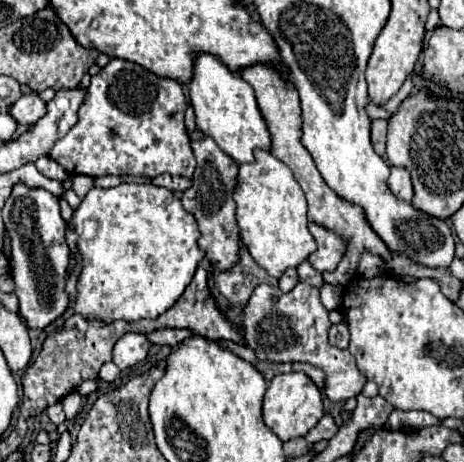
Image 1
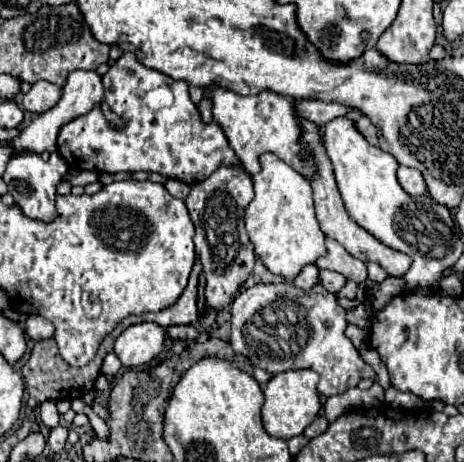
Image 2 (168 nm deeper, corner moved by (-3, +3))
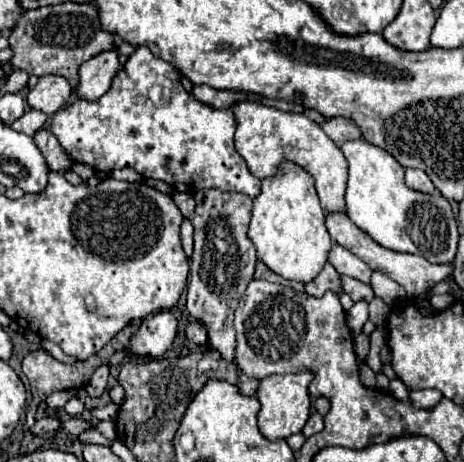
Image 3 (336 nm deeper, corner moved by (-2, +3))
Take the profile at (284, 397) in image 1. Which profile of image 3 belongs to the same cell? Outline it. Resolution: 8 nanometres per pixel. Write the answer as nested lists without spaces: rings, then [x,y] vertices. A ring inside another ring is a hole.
[[[311,372],[299,374],[273,374],[261,380],[257,388],[257,400],[261,402],[259,410],[259,430],[269,440],[289,438],[291,434],[301,432],[309,414],[311,414],[311,398],[309,398],[309,384],[313,380]]]

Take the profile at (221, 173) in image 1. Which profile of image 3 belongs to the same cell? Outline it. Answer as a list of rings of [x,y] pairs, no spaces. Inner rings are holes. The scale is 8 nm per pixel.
[[[199,190],[193,194],[195,212],[191,216],[195,228],[195,250],[191,258],[191,278],[187,292],[187,310],[193,318],[203,322],[209,332],[209,344],[221,352],[223,358],[233,360],[235,356],[235,328],[233,312],[235,306],[253,280],[255,272],[255,246],[247,238],[247,226],[251,218],[253,198],[237,192],[221,190]]]

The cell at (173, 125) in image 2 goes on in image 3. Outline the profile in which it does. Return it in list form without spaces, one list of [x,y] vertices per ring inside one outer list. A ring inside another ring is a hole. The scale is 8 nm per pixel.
[[[137,46],[135,52],[129,56],[125,66],[115,74],[111,88],[103,94],[97,102],[83,102],[75,100],[67,108],[61,108],[53,122],[51,132],[57,136],[63,150],[69,154],[73,162],[97,166],[97,170],[109,172],[115,168],[133,168],[141,176],[163,180],[179,192],[193,194],[201,188],[219,188],[225,192],[243,192],[255,198],[261,190],[261,180],[255,178],[241,154],[235,150],[233,134],[235,134],[235,120],[231,118],[231,110],[213,110],[203,102],[195,100],[183,86],[181,76],[175,66],[169,62],[153,56],[147,46]],[[153,84],[163,84],[171,88],[169,104],[155,108],[147,96],[147,88]]]

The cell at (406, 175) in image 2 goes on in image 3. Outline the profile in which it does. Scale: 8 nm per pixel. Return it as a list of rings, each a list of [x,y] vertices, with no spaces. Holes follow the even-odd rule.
[[[407,168],[407,170],[405,170],[405,184],[407,184],[411,190],[417,190],[417,192],[425,192],[425,194],[433,194],[433,192],[435,192],[433,182],[429,180],[429,176],[427,176],[423,170]]]

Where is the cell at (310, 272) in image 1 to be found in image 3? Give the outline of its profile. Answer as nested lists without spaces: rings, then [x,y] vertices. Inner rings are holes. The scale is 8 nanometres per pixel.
[[[341,276],[341,290],[347,292],[353,300],[371,300],[375,296],[369,284],[363,284],[349,276]]]

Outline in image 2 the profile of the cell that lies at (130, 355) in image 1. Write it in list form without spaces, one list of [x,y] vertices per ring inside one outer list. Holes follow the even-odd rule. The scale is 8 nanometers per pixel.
[[[142,322],[128,326],[114,344],[114,354],[120,358],[122,366],[134,368],[156,358],[164,348],[166,332],[154,322]]]

